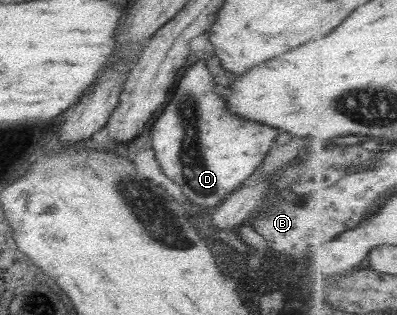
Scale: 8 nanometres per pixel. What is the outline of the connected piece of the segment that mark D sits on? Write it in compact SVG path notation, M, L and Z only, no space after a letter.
M204 60L196 61L184 72L178 80L170 102L154 120L149 130L151 149L154 159L158 160L160 170L168 180L180 187L183 196L196 206L214 206L222 202L234 189L240 187L253 170L264 160L264 156L274 146L276 130L264 124L256 124L244 118L234 116L224 104L222 96L214 92L216 83L207 69Z

